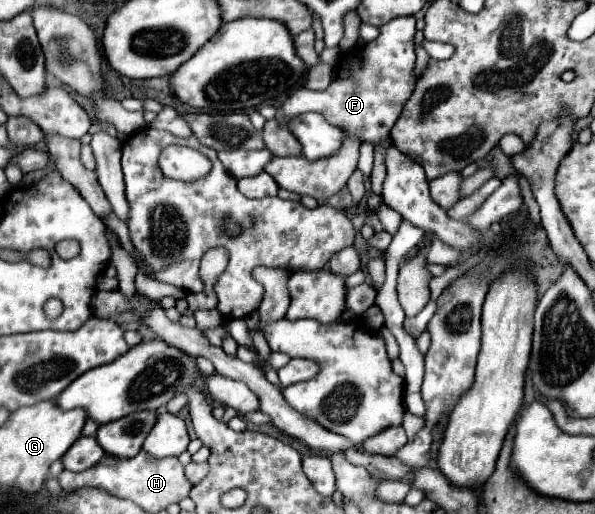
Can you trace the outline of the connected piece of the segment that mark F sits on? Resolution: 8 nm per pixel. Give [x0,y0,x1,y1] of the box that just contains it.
[280,17,416,145]

